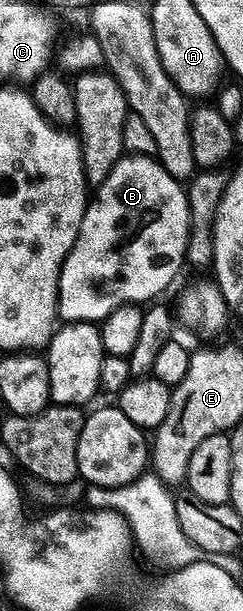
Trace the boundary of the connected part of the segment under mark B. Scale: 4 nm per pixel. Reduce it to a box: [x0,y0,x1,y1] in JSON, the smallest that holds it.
[56,155,188,323]

